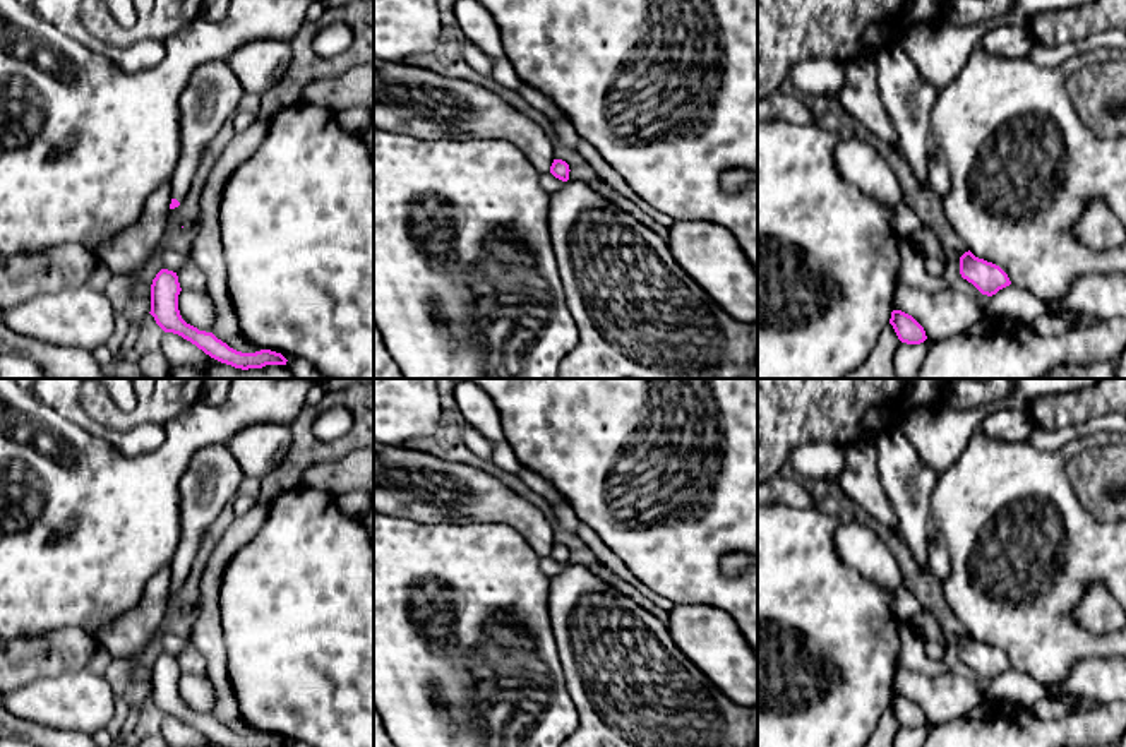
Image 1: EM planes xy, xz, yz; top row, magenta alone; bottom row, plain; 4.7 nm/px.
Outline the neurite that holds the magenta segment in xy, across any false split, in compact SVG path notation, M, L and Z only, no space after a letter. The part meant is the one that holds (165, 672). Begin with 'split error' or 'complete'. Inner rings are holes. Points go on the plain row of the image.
complete; M161 653L151 668L151 699L165 716L173 716L195 728L211 742L221 747L286 747L288 744L276 735L261 733L242 737L230 732L213 716L199 714L187 708L178 694L178 678L182 672L173 654Z

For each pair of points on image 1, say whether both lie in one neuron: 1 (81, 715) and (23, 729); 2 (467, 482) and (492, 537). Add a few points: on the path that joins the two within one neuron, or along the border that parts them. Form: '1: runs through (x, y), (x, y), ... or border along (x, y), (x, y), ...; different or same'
1: border along (17, 717), (55, 729); different
2: border along (444, 521), (501, 521), (513, 526), (523, 537); different

